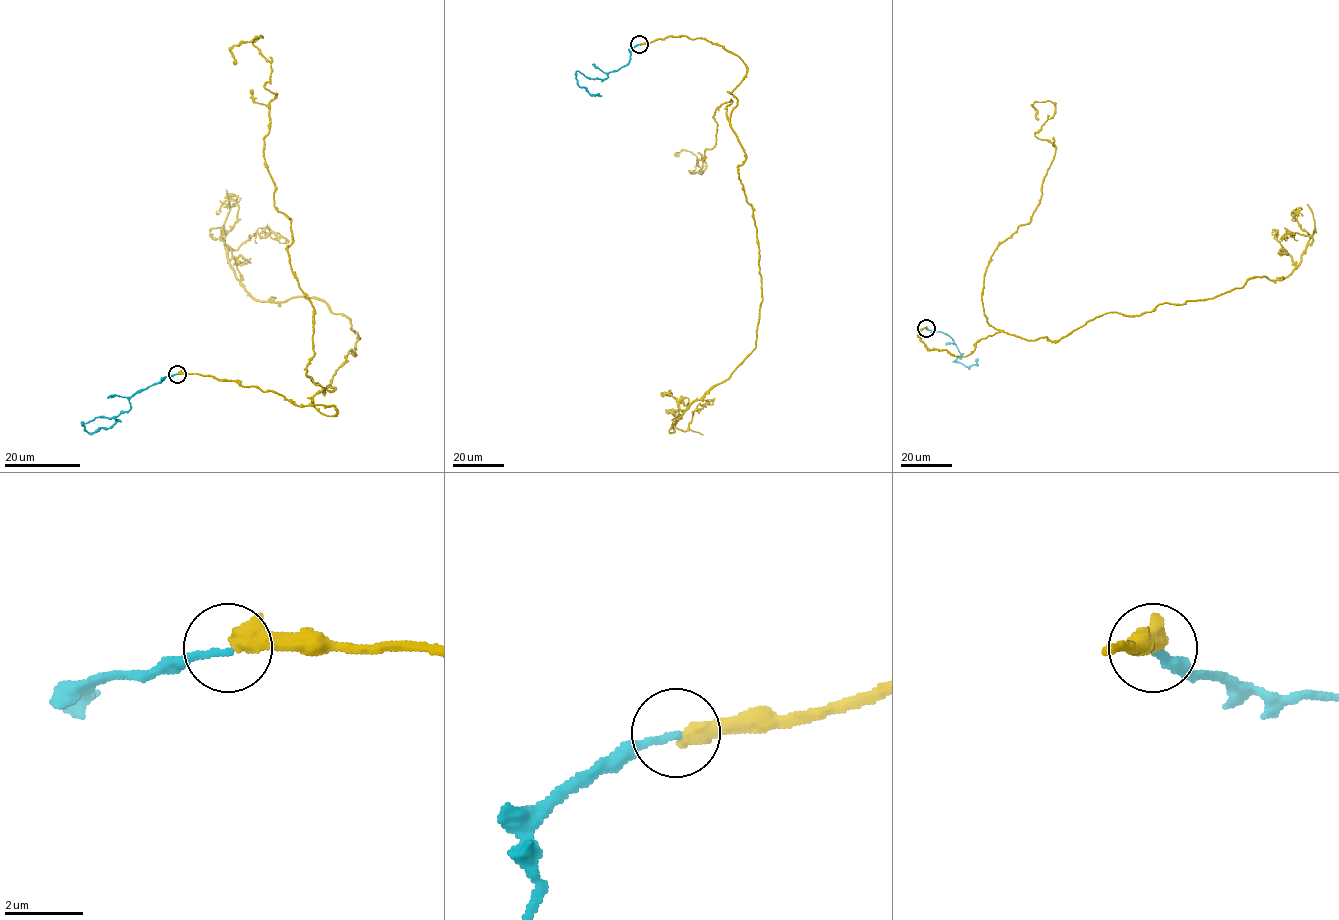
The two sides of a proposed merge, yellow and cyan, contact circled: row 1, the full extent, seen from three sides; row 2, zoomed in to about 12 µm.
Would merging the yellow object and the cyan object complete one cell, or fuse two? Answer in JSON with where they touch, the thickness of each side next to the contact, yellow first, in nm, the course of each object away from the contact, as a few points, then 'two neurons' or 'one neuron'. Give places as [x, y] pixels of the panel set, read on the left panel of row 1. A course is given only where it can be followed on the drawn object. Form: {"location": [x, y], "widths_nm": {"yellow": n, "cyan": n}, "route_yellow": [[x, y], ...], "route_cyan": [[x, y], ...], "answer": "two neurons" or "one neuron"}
{"location": [177, 374], "widths_nm": {"yellow": 500, "cyan": 170}, "route_yellow": [[178, 373], [336, 414], [312, 378], [335, 389], [349, 319], [258, 301], [229, 260], [257, 232], [285, 244]], "route_cyan": [[178, 373], [138, 390], [129, 399], [127, 411], [96, 417], [83, 425], [95, 432], [121, 422]], "answer": "one neuron"}

